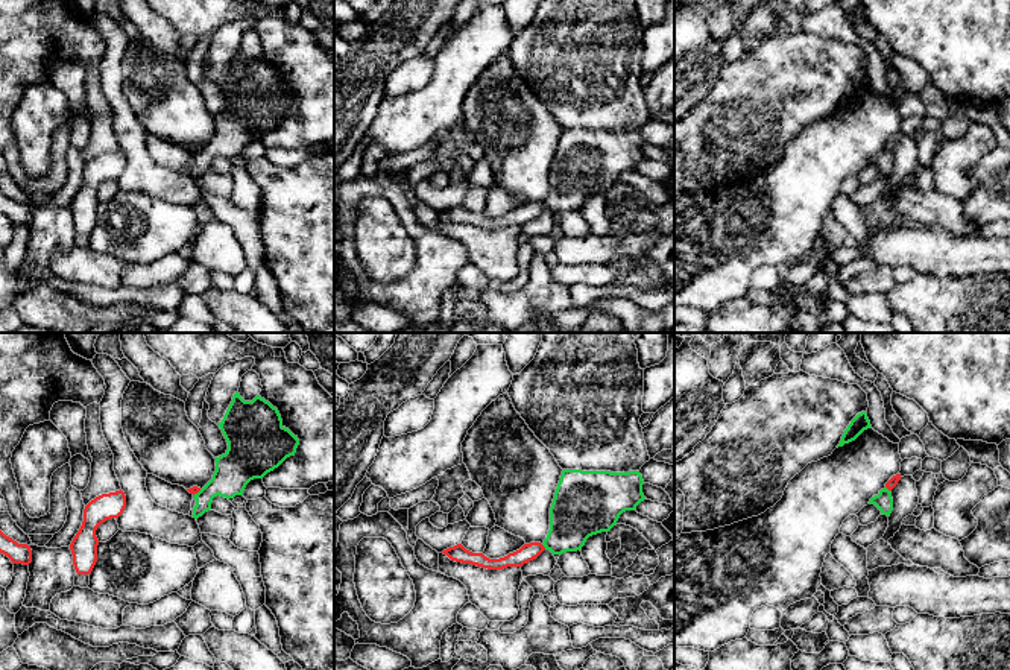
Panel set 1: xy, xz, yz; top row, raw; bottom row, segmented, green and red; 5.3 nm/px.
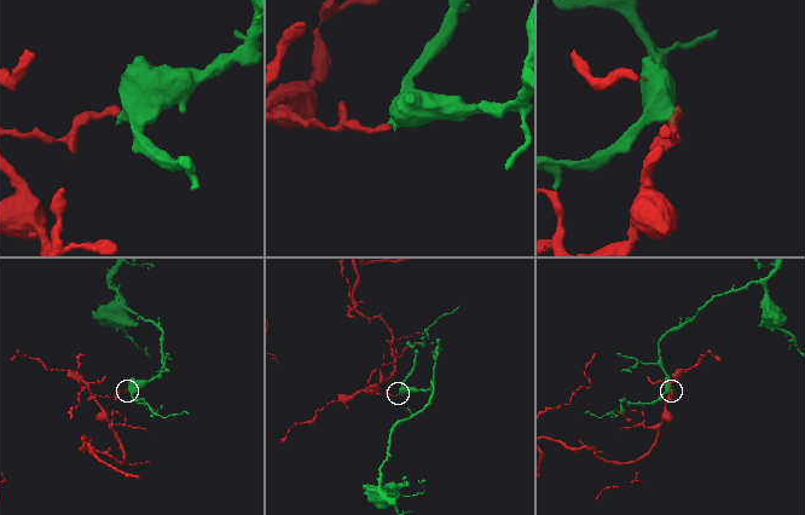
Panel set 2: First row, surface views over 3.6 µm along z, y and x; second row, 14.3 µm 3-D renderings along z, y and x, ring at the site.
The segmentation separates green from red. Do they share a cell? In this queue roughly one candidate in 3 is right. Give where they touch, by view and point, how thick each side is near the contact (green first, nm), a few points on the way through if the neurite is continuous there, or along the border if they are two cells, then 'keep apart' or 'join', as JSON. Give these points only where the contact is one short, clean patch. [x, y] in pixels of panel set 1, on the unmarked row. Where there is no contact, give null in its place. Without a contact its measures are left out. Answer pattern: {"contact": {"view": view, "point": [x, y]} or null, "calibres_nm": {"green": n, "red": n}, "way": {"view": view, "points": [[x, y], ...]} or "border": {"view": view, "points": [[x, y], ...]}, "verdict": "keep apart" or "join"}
{"contact": {"view": "xz", "point": [544, 205]}, "calibres_nm": {"green": 280, "red": 90}, "border": {"view": "xz", "points": [[541, 204], [546, 208]]}, "verdict": "keep apart"}

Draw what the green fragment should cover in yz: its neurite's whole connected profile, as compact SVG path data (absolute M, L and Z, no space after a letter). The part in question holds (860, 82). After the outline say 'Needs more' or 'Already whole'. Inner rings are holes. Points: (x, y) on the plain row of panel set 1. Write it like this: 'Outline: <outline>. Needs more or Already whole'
Outline: M866 71L858 73L851 84L847 85L847 88L844 90L838 106L843 106L844 103L849 103L852 100L855 100L864 90L870 88L870 81L867 77Z. Already whole

